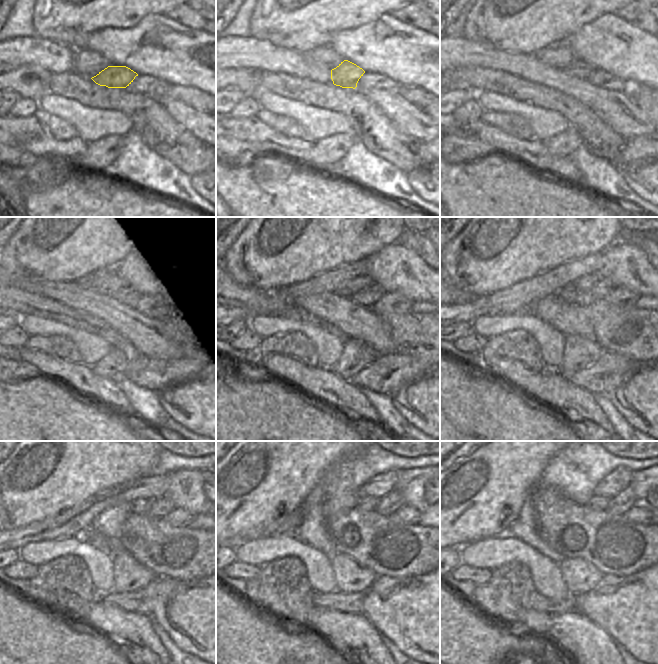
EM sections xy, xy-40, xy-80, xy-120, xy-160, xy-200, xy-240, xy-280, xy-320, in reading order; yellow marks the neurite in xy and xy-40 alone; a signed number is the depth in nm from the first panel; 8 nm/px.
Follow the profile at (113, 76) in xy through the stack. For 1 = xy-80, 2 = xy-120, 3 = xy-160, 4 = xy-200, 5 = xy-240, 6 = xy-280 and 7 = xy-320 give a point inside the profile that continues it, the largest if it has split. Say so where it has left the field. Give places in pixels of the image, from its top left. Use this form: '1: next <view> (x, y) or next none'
1: next xy-80 (579, 69)
2: next xy-120 (144, 302)
3: next xy-160 (367, 298)
4: next xy-200 (601, 290)
5: next xy-240 (160, 508)
6: next xy-280 (389, 504)
7: next xy-320 (619, 504)

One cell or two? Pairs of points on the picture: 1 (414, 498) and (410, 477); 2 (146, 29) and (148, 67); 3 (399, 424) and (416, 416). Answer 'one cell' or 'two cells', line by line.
1: one cell
2: one cell
3: two cells

